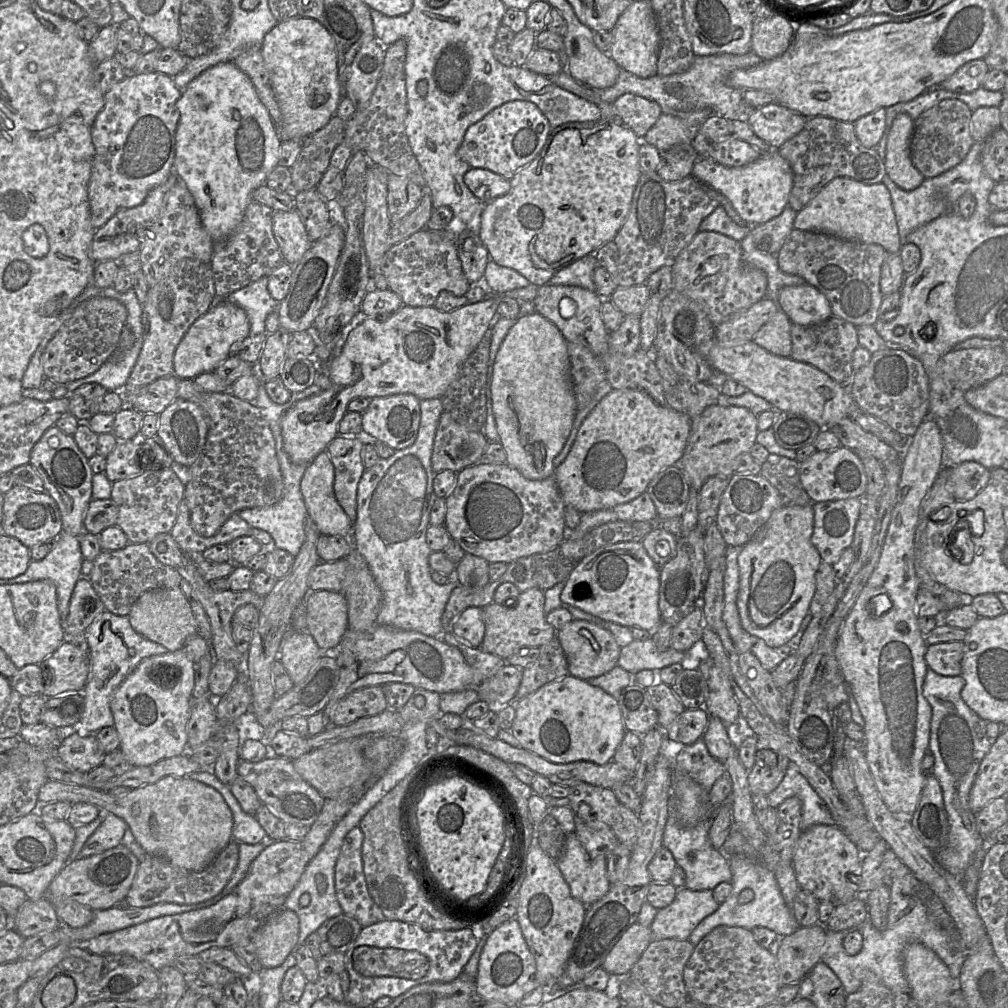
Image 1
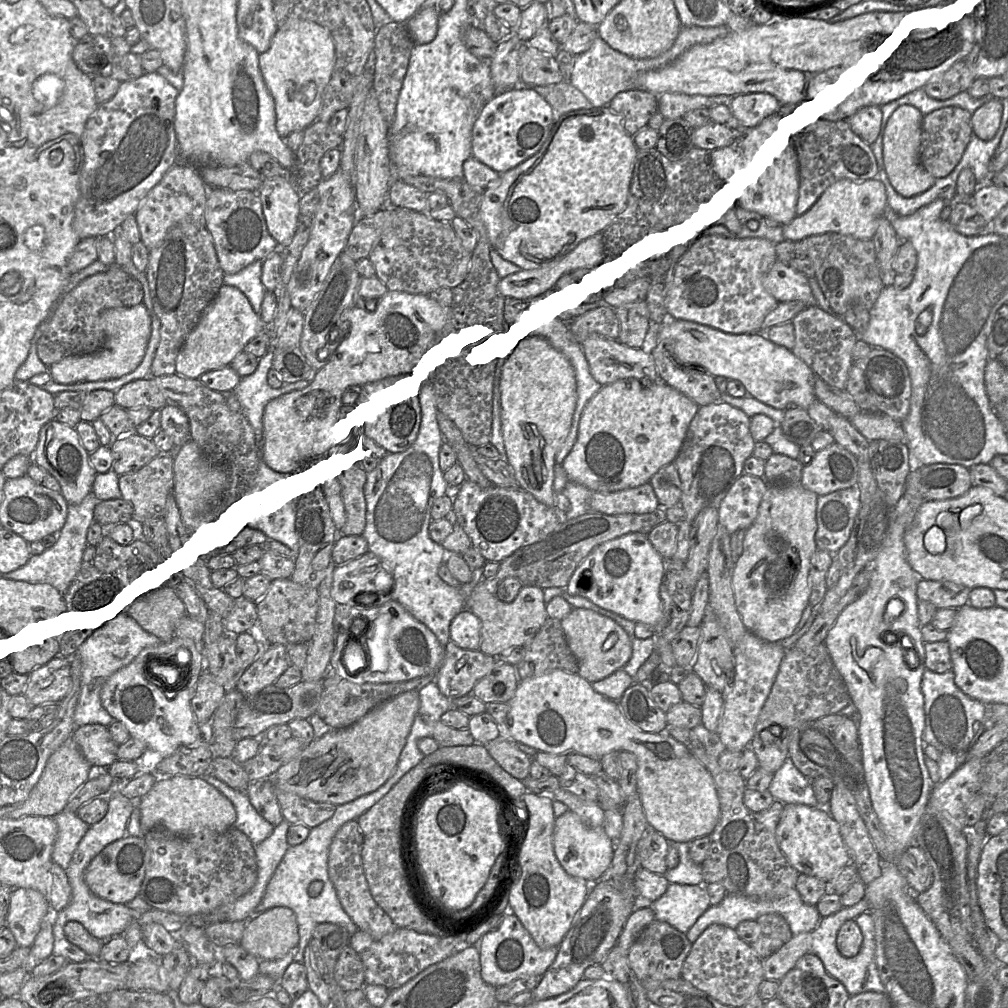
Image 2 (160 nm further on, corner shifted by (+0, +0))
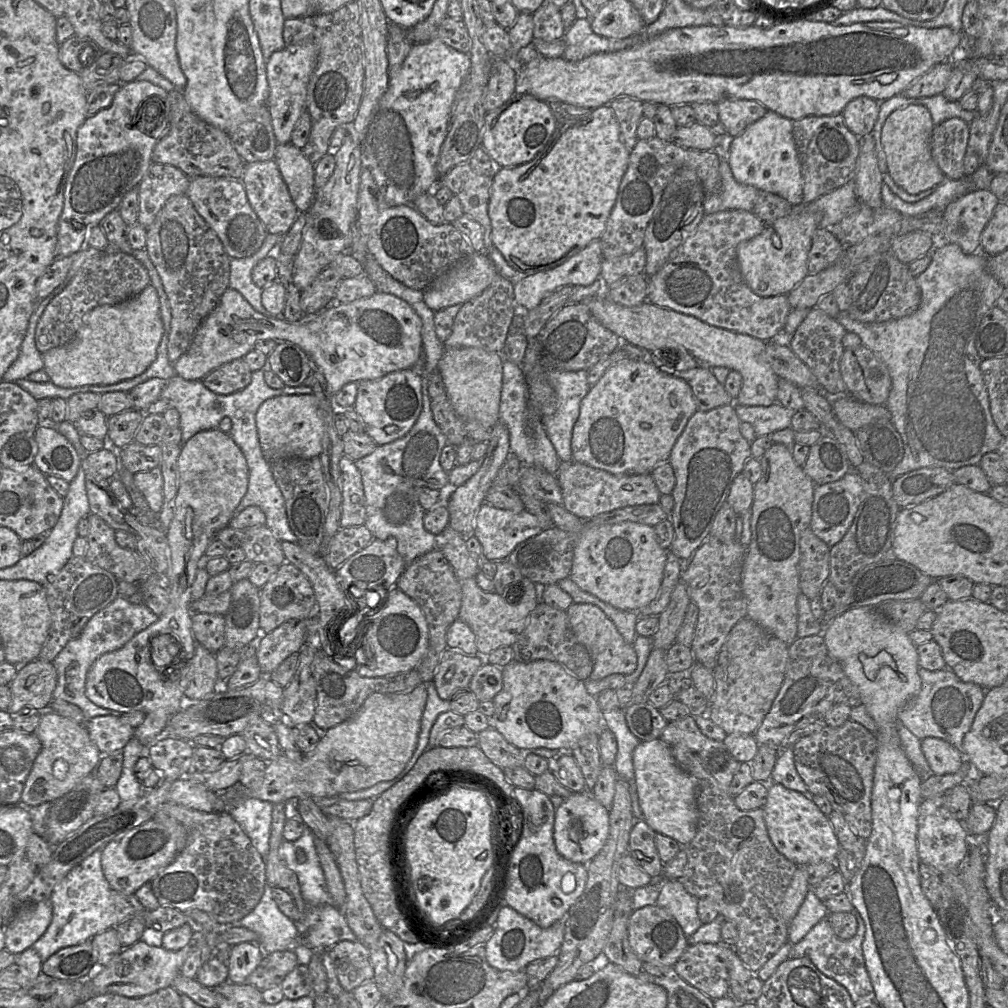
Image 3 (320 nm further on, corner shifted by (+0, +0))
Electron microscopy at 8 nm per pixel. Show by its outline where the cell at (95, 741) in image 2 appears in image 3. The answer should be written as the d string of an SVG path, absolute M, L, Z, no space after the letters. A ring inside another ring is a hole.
M118 715L94 717L86 722L85 728L101 755L121 751L135 729L123 723Z

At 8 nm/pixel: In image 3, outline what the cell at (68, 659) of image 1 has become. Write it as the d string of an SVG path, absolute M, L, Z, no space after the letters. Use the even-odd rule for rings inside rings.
M42 659L29 662L9 684L12 699L6 711L12 715L23 708L50 711L56 685L57 672L52 662Z

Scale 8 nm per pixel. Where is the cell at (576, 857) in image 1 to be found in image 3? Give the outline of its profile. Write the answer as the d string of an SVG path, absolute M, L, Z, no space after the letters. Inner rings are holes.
M590 791L573 793L564 799L559 808L555 809L553 838L557 852L565 859L587 865L605 845L609 834L609 809L601 805Z

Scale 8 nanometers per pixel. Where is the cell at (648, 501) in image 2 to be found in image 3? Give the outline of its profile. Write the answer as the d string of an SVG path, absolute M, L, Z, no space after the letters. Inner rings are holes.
M572 460L561 462L555 476L563 496L563 507L581 520L593 519L600 514L625 507L658 504L662 495L651 473L614 475Z

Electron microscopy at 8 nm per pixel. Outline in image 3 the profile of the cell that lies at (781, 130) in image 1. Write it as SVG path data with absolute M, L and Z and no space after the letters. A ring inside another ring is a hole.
M727 99L717 105L718 116L727 135L736 137L768 111L755 100Z

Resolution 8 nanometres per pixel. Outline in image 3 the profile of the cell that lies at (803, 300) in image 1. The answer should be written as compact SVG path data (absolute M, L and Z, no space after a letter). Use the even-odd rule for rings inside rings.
M802 202L792 206L785 216L766 223L760 234L738 245L740 271L754 293L762 297L788 295L809 274L807 263L812 236L821 219L820 211L811 210L809 204Z

